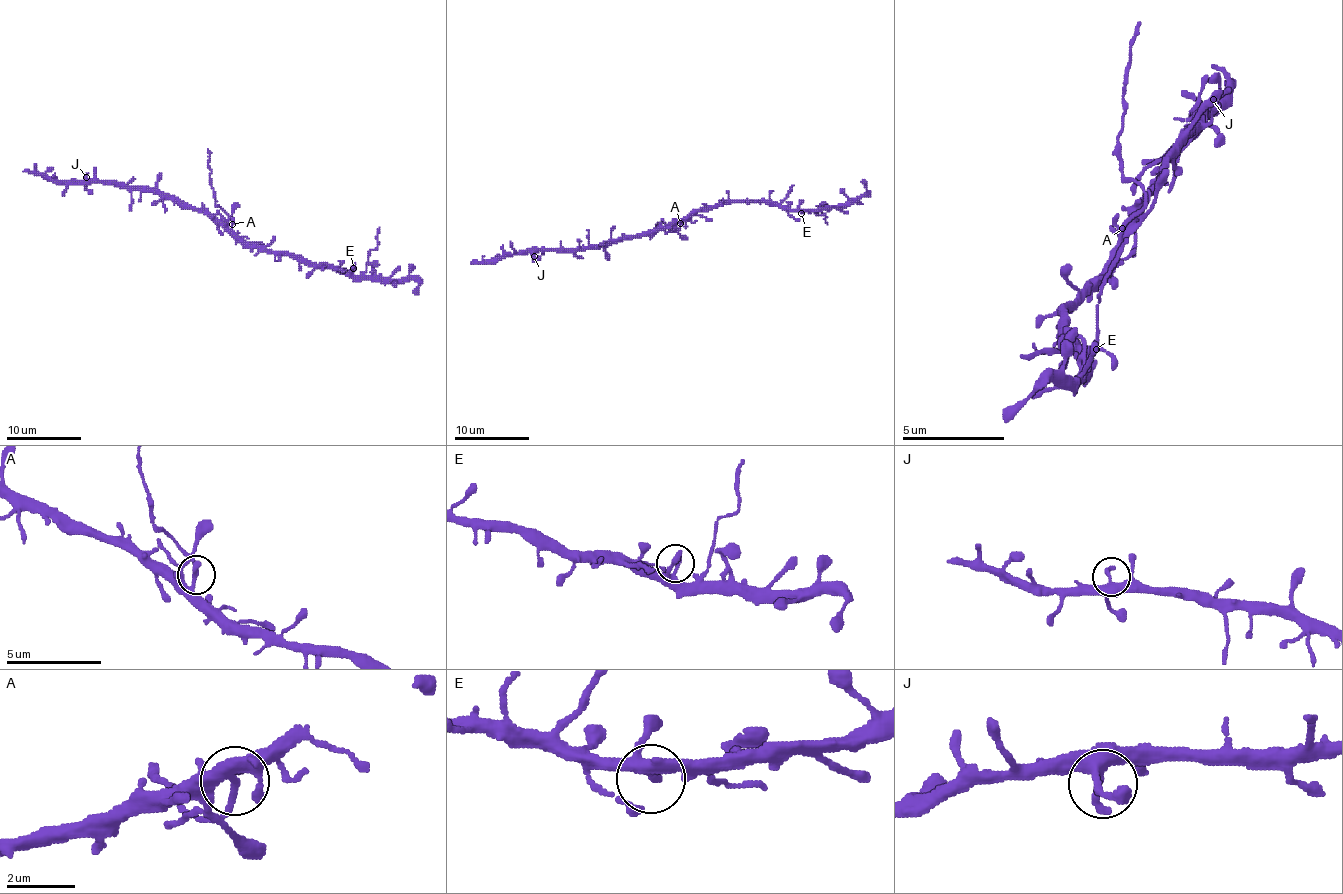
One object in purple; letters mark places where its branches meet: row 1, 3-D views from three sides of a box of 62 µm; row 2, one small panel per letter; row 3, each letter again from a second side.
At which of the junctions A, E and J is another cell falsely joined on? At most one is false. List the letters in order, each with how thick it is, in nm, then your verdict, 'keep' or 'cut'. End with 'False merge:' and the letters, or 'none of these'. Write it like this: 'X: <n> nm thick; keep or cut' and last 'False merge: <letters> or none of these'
A: 220 nm thick; cut
E: 220 nm thick; keep
J: 300 nm thick; keep
False merge: A

